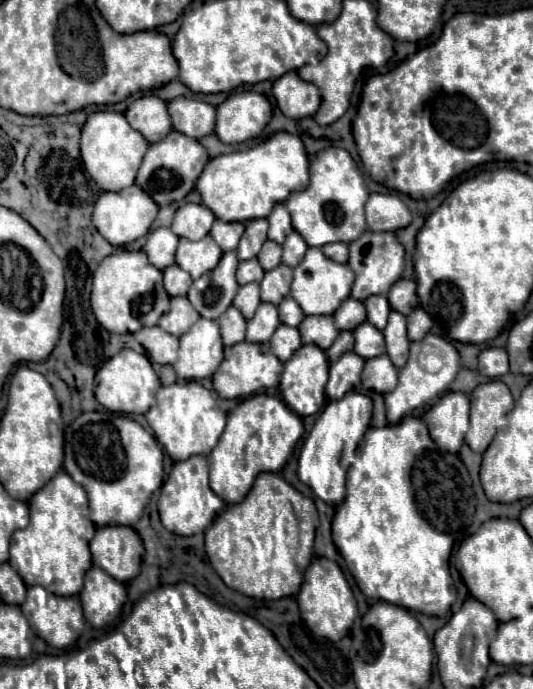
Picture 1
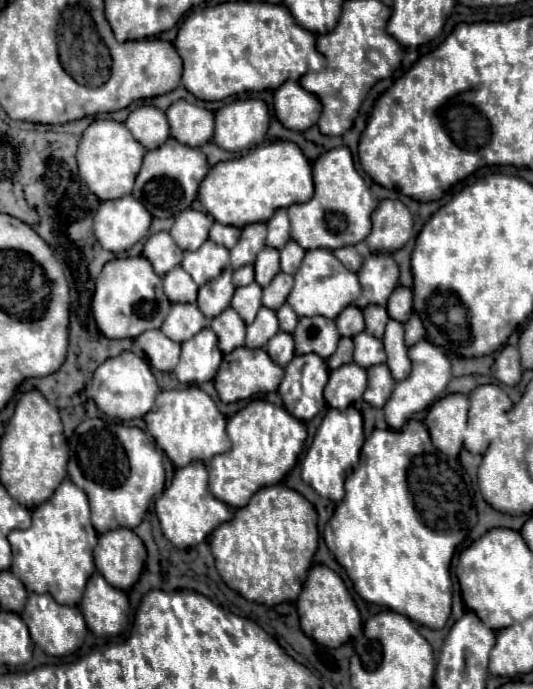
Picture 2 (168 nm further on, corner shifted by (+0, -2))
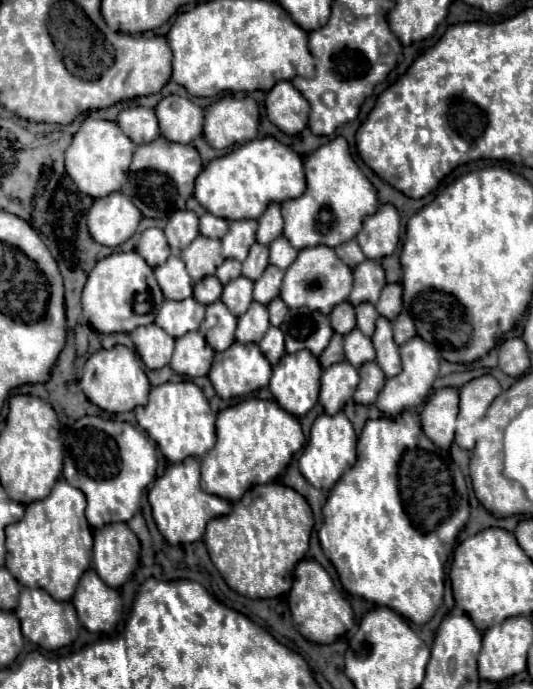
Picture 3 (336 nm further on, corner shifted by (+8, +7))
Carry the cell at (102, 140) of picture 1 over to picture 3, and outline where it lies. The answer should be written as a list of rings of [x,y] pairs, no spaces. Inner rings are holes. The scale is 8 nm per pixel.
[[[87,118],[83,120],[81,128],[73,136],[71,146],[65,152],[65,168],[69,178],[77,184],[81,192],[93,198],[101,198],[123,186],[133,150],[135,150],[135,144],[131,144],[131,140],[123,136],[123,130],[119,128],[119,124],[111,120]]]

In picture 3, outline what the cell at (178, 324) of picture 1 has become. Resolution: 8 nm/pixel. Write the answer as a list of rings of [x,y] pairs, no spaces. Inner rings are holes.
[[[195,298],[187,300],[165,300],[157,312],[155,324],[163,328],[169,336],[179,338],[191,330],[199,330],[205,316],[205,306],[199,304]]]

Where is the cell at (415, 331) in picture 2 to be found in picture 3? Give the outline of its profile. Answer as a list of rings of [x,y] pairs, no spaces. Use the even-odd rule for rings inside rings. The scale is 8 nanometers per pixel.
[[[401,312],[397,316],[397,320],[393,322],[393,336],[395,336],[395,344],[405,344],[407,340],[411,340],[413,336],[417,336],[415,332],[415,324],[411,320],[411,316],[407,316],[407,312]]]

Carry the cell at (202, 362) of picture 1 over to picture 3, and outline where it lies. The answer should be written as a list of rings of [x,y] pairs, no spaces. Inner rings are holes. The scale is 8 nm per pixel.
[[[187,332],[187,336],[175,340],[175,352],[169,366],[181,376],[207,376],[213,354],[215,350],[203,340],[201,332]]]

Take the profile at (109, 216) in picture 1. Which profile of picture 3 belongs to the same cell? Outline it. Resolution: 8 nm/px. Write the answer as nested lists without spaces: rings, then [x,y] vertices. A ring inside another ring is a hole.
[[[111,192],[111,196],[103,196],[93,202],[87,226],[95,242],[103,246],[119,246],[129,240],[141,220],[141,212],[123,196],[121,192]]]

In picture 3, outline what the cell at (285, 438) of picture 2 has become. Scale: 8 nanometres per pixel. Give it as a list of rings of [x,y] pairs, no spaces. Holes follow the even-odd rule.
[[[241,400],[217,416],[217,442],[201,458],[203,490],[229,502],[237,502],[249,486],[277,480],[285,472],[293,454],[303,446],[303,440],[305,436],[299,420],[279,408],[275,400]]]

